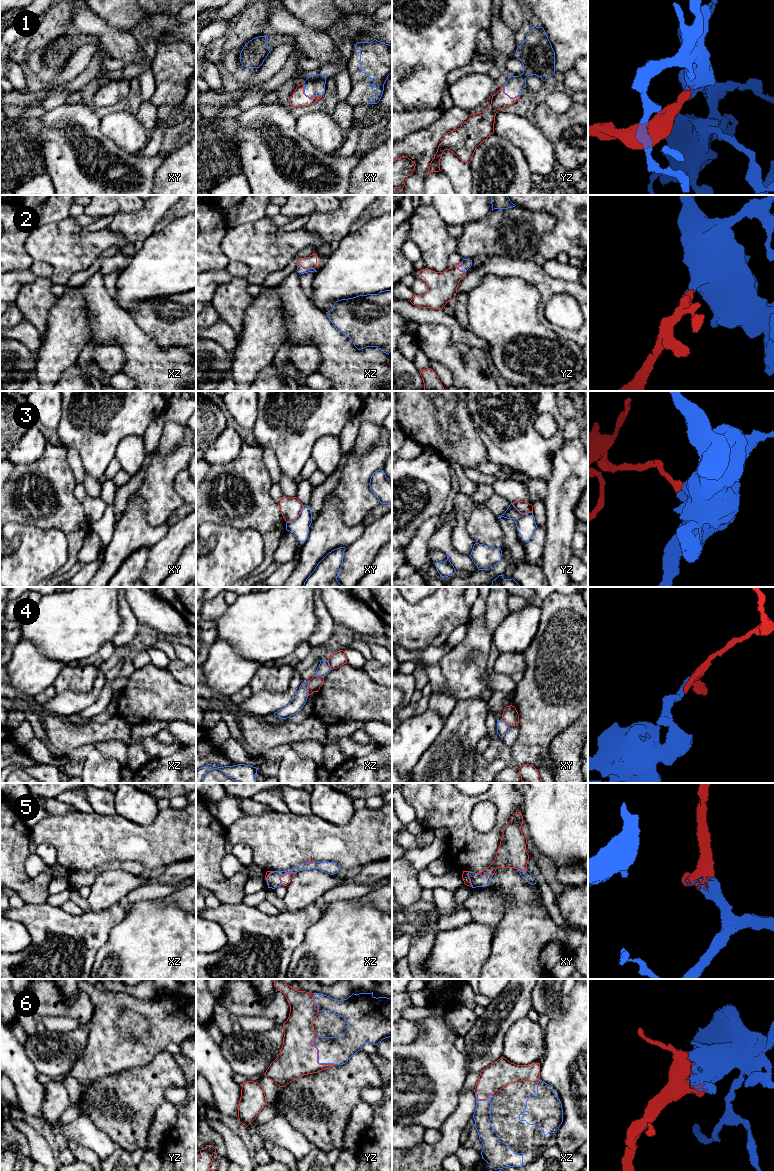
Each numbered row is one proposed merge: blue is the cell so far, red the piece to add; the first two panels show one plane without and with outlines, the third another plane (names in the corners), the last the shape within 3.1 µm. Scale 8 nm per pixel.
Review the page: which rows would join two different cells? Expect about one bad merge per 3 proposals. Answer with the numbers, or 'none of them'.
3, 4

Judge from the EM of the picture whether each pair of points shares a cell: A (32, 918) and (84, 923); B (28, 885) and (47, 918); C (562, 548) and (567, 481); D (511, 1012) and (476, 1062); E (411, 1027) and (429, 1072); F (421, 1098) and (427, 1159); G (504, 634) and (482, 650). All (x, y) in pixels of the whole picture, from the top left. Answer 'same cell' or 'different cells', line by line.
A: same cell
B: different cells
C: same cell
D: same cell
E: different cells
F: different cells
G: different cells

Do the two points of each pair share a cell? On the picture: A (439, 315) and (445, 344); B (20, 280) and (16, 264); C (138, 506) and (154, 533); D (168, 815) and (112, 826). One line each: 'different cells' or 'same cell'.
A: different cells
B: different cells
C: same cell
D: same cell

